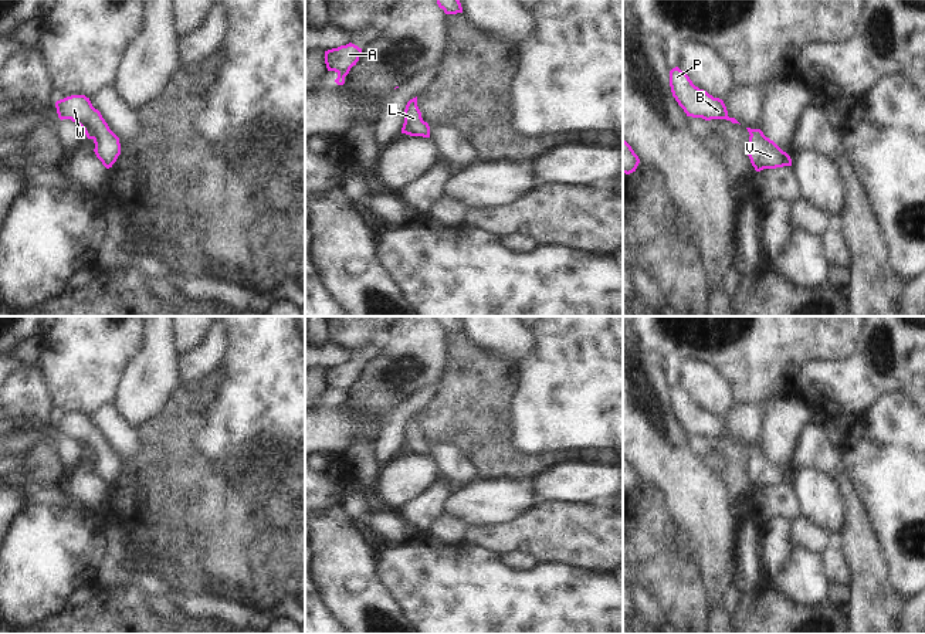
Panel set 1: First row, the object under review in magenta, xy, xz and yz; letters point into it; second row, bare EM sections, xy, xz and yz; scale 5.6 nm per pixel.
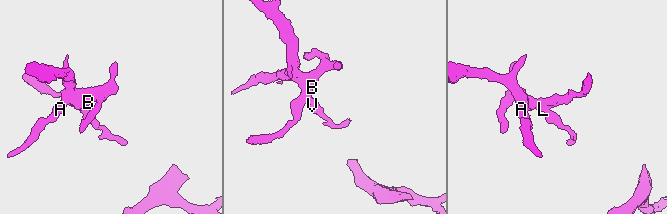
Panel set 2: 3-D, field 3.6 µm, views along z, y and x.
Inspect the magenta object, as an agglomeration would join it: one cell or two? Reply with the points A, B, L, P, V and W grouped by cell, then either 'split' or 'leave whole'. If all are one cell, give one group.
A B L P V W; leave whole

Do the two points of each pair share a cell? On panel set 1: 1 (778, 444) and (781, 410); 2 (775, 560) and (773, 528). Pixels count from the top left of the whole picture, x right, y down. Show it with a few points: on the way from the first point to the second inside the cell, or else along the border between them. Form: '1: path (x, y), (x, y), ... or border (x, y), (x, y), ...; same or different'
1: path (781, 436), (781, 419); same
2: path (775, 552), (775, 536); same

